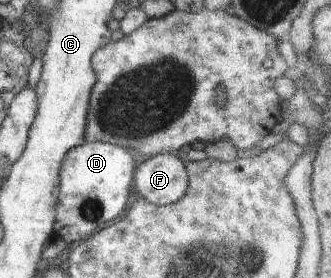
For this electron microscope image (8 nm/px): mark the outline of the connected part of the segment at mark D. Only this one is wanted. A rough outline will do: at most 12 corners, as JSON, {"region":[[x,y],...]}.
{"region":[[86,141],[59,167],[54,237],[81,241],[122,217],[138,167]]}

